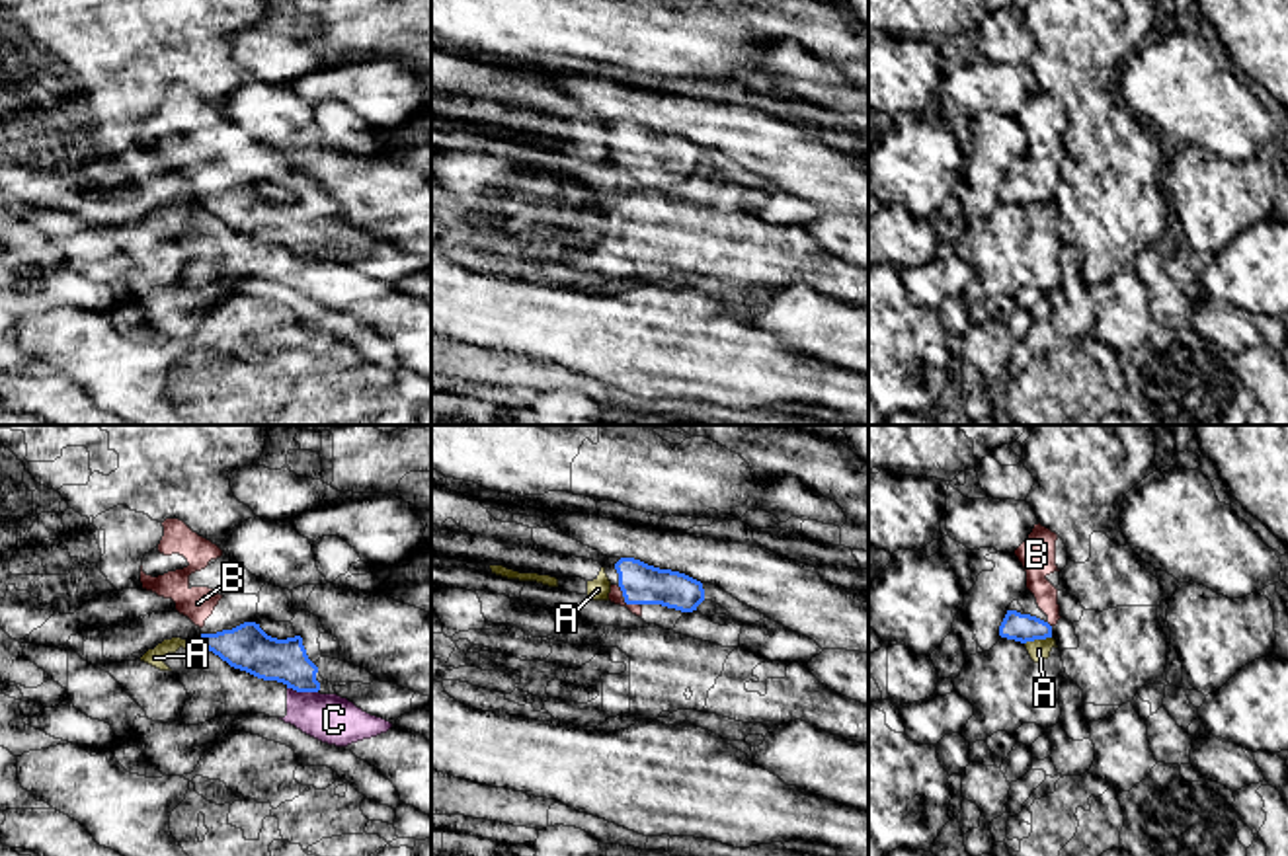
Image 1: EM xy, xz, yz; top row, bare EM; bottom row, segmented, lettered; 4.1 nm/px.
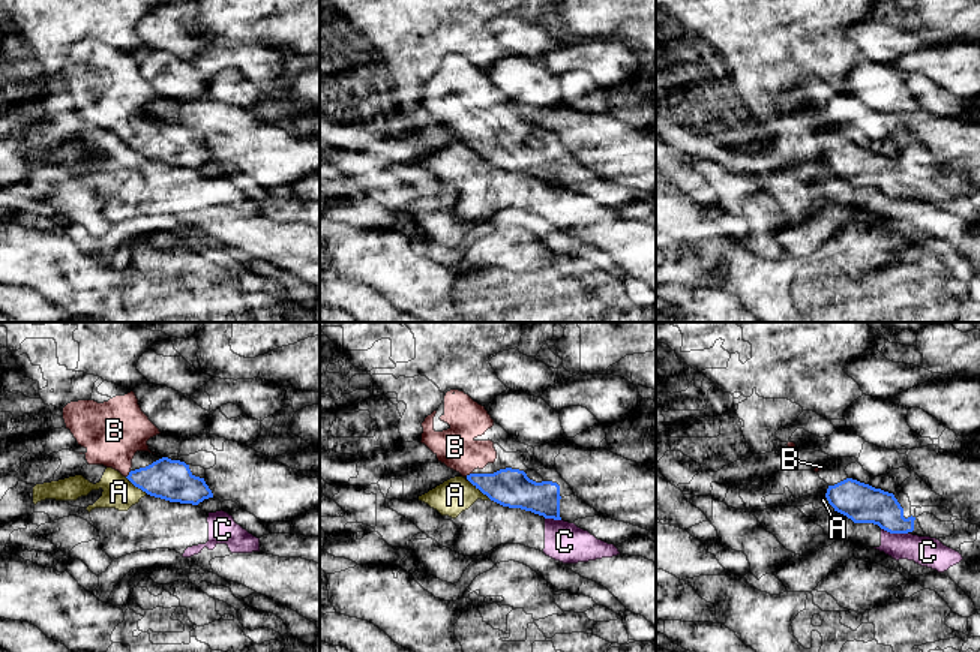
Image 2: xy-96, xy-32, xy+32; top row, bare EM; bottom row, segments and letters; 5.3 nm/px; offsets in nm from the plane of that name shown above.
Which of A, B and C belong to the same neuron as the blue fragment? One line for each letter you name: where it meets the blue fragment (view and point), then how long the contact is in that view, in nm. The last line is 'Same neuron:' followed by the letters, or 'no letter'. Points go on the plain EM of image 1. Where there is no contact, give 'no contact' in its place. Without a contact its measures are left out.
B: xz (631, 166) | 80 nm
Same neuron: B

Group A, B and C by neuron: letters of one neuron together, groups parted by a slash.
A C / B

